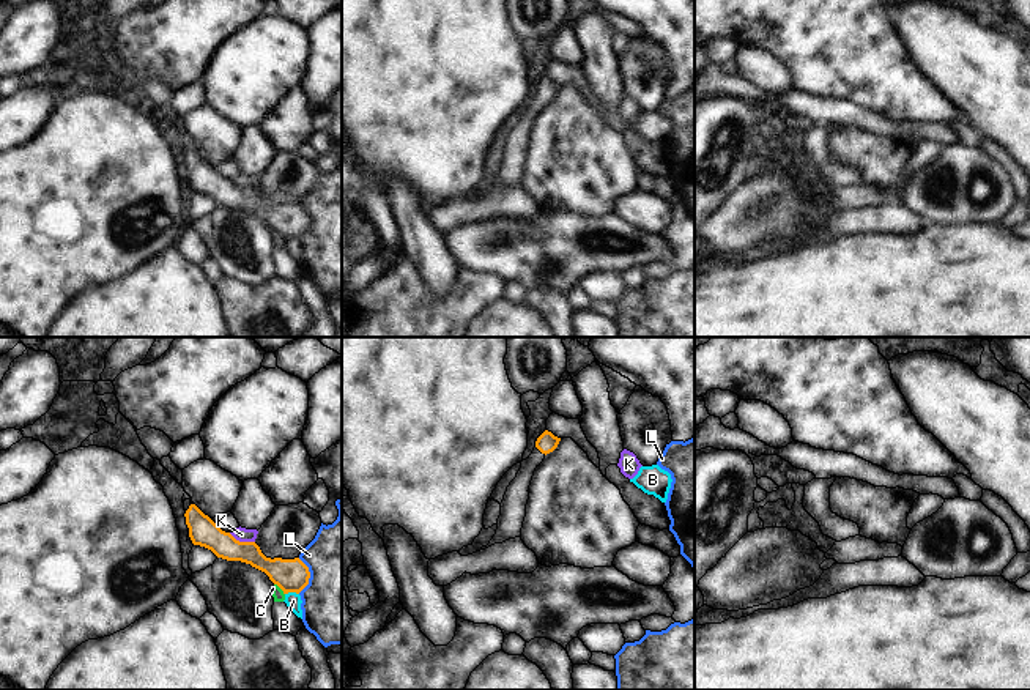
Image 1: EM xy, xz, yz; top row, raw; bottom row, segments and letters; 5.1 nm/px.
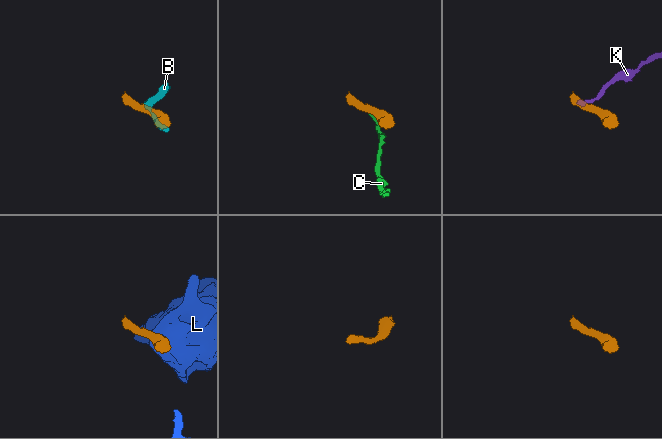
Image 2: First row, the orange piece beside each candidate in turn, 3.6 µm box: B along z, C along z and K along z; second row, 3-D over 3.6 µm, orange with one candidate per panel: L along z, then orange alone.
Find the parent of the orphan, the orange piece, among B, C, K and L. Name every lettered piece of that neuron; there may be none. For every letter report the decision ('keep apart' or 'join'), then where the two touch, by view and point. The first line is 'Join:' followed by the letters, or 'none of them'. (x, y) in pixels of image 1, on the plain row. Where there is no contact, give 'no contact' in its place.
Join: none of them
B: keep apart | xy (292, 238)
C: keep apart | xy (281, 235)
K: keep apart | xy (241, 189)
L: keep apart | xy (309, 222)

